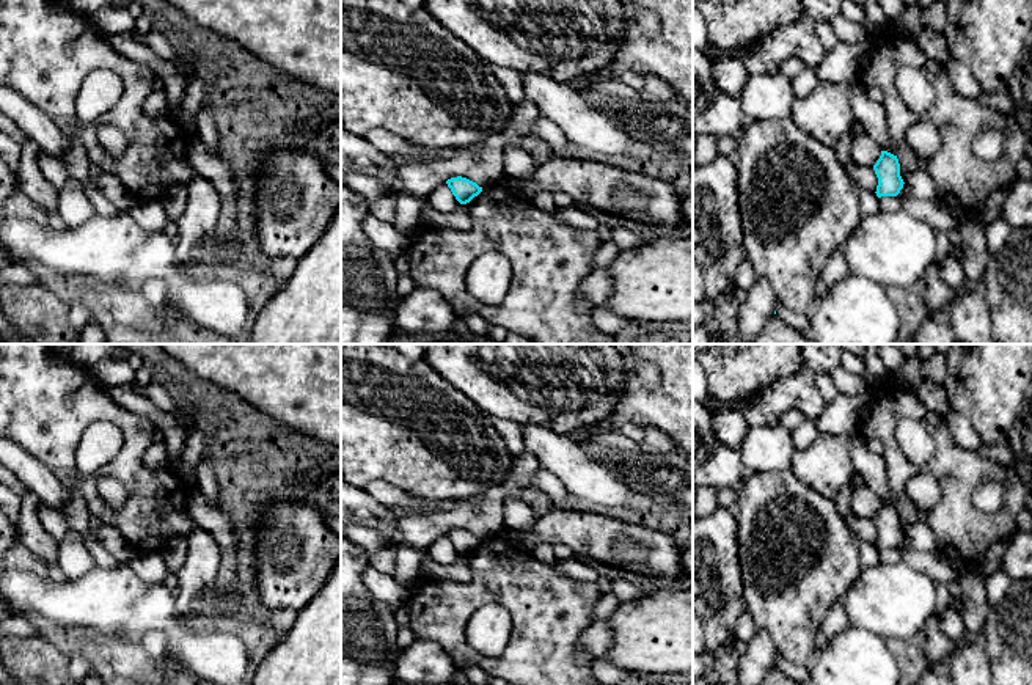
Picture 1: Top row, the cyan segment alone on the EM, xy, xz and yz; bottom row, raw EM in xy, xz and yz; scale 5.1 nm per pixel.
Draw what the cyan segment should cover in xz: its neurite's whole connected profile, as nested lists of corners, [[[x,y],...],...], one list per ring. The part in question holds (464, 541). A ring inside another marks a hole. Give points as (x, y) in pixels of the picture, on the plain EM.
[[[462,528],[451,529],[446,533],[446,536],[460,556],[470,555],[474,548],[482,544],[482,539]]]

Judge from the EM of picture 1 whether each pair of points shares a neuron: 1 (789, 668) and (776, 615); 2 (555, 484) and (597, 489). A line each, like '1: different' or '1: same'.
1: different
2: different

